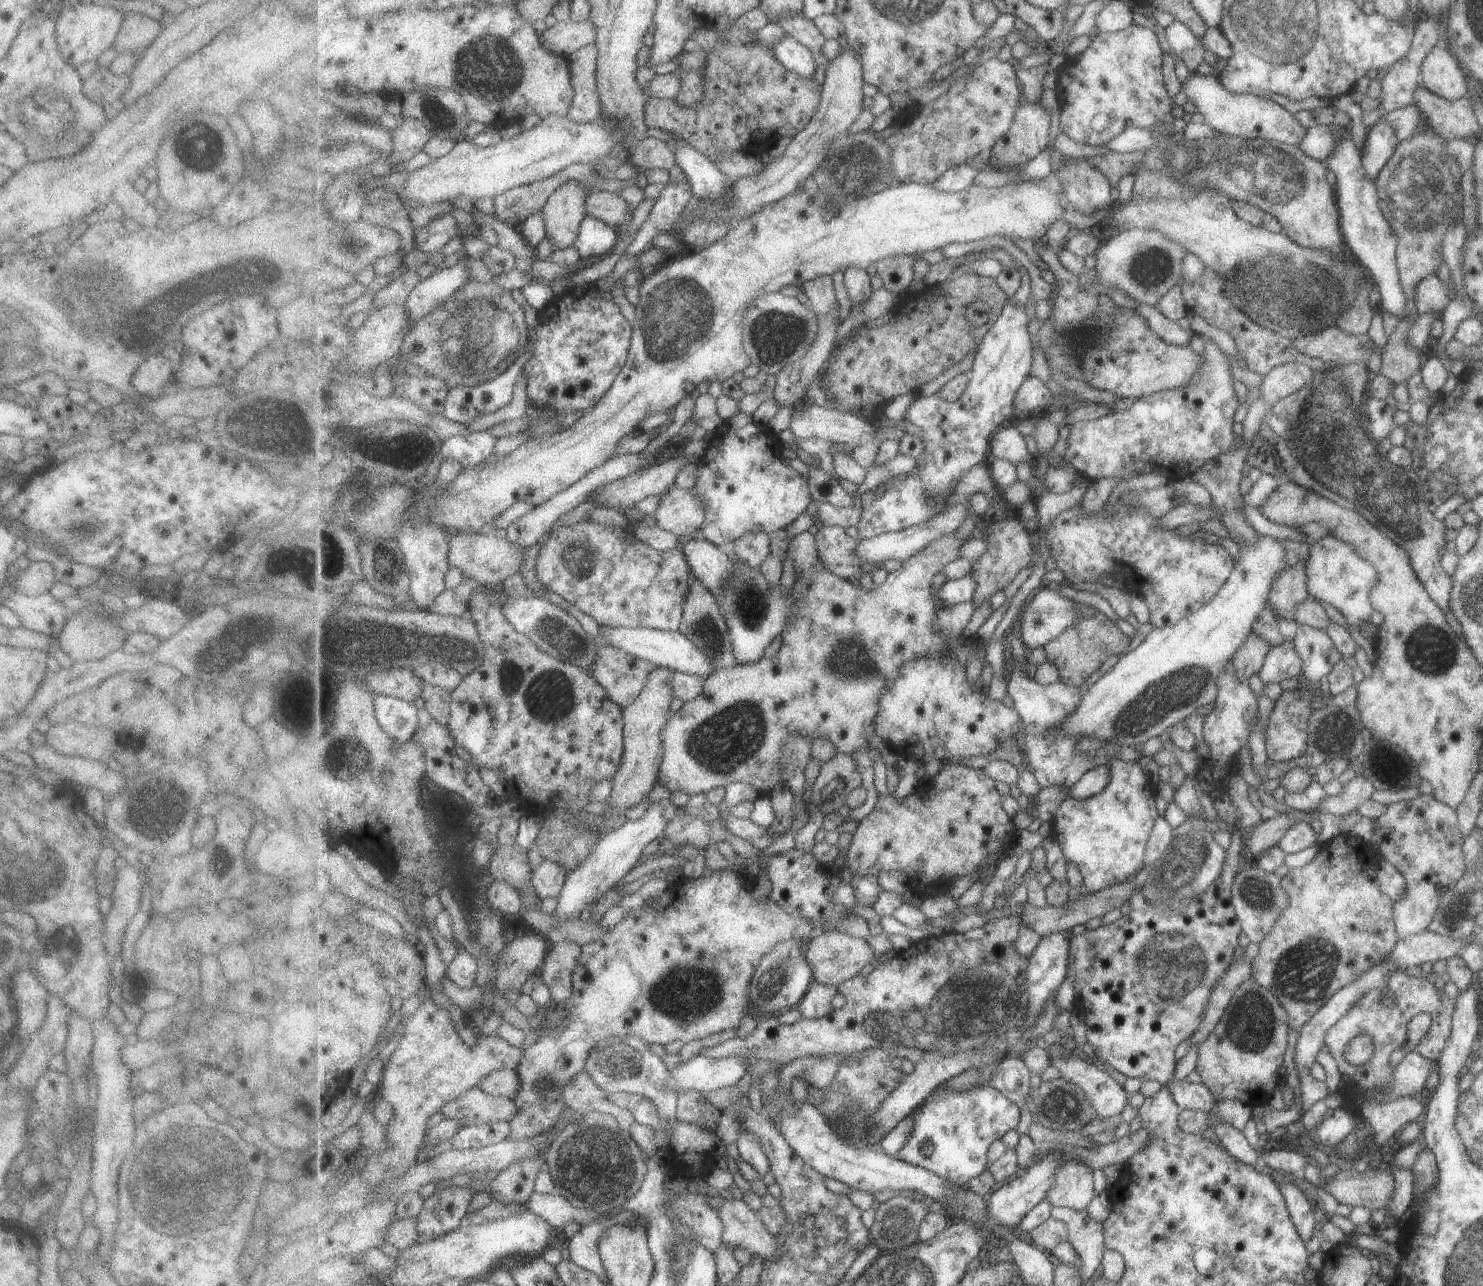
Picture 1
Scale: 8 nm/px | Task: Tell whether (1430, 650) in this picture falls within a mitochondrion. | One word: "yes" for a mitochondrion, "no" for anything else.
yes

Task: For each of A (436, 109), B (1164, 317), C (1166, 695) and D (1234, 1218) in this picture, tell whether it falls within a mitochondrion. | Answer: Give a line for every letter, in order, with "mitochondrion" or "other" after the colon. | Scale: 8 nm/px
A: mitochondrion
B: other
C: mitochondrion
D: mitochondrion

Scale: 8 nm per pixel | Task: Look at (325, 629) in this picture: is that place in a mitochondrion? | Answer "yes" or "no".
yes

